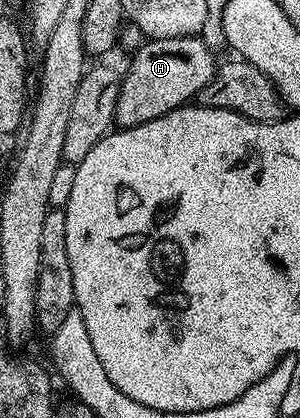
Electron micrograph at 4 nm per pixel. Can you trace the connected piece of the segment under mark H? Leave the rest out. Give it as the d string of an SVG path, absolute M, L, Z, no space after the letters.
M201 36L155 37L142 44L146 45L139 47L126 73L124 69L120 77L122 86L114 116L114 124L120 129L131 129L140 123L160 119L160 115L168 115L173 109L191 104L214 77L216 53L202 41Z

